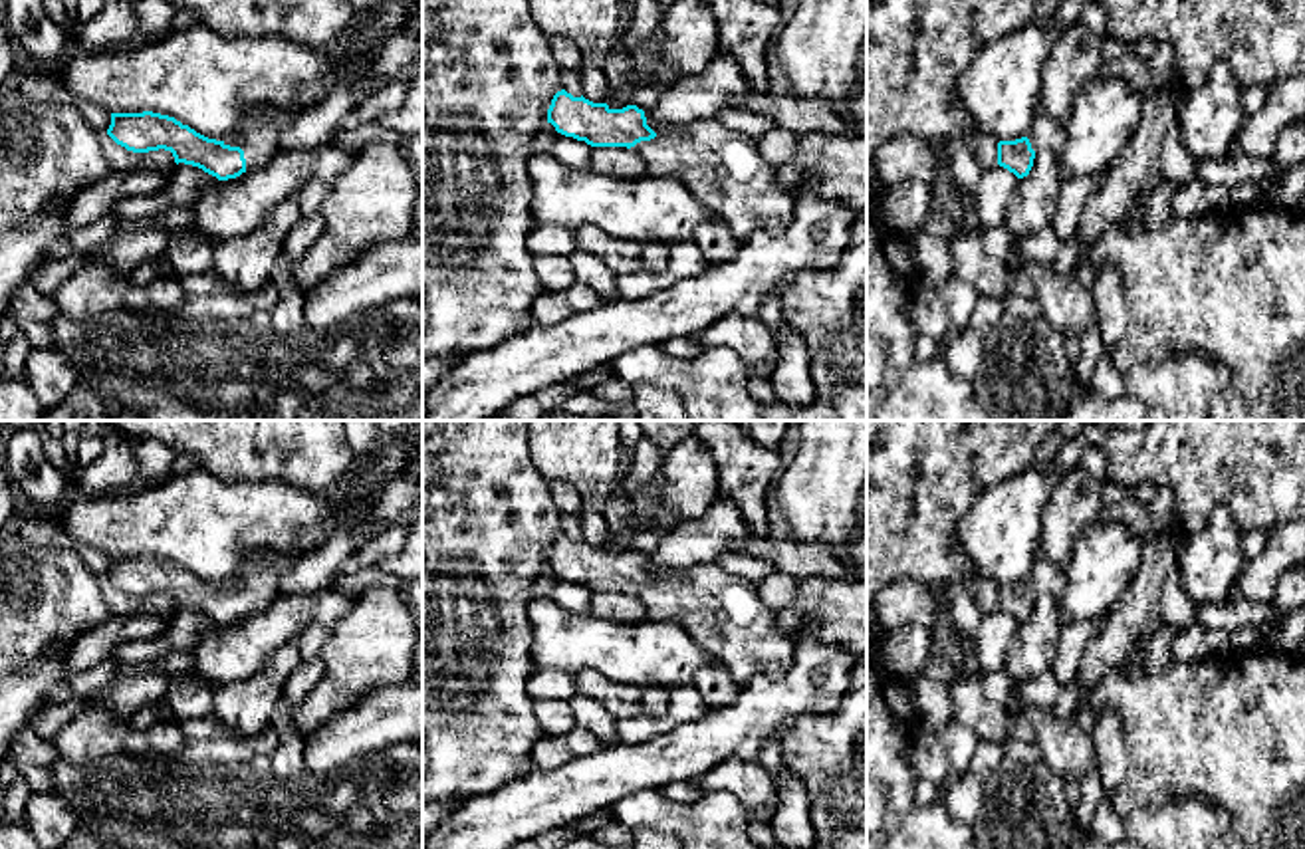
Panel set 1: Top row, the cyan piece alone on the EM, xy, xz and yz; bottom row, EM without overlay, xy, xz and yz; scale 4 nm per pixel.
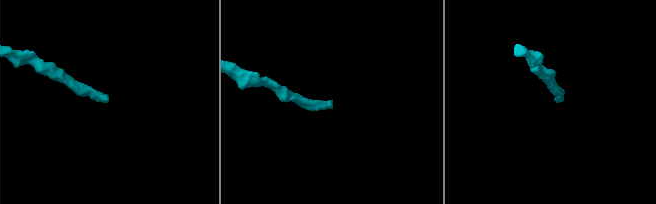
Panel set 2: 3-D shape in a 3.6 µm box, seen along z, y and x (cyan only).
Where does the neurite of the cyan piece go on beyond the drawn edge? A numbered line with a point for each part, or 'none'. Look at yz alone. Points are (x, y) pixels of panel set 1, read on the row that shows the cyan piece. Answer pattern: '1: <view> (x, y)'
1: yz (1046, 131)

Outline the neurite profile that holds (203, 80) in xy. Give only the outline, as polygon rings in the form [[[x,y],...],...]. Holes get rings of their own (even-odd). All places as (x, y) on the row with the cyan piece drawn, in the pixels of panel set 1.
[[[202,24],[167,32],[147,44],[111,50],[71,50],[58,73],[65,91],[109,113],[153,111],[175,117],[196,133],[224,141],[244,133],[244,109],[278,119],[299,115],[319,105],[335,87],[357,89],[375,73],[377,50],[343,63],[327,52],[299,46],[278,36],[224,38]]]

